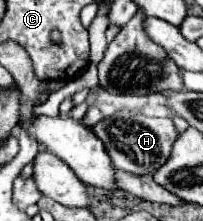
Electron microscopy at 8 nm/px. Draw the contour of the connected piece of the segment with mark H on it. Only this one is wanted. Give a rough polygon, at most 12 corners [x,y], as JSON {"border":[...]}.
{"border":[[119,113],[93,131],[111,163],[153,173],[177,137],[171,119]]}

